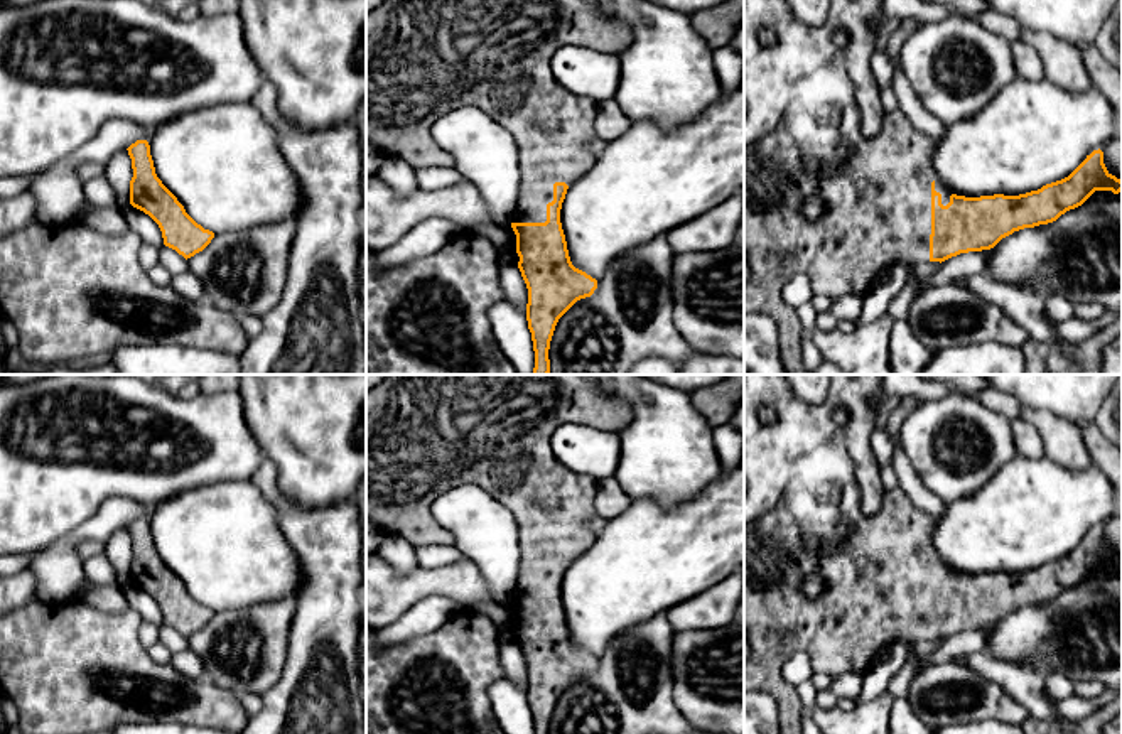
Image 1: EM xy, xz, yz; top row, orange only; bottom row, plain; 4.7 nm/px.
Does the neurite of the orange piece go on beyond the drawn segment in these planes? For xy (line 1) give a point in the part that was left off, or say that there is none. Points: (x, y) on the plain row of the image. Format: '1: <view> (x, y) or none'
1: none

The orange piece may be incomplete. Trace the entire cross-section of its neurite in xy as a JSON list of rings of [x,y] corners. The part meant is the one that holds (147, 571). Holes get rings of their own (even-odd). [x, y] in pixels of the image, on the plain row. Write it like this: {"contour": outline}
{"contour": [[[137,518],[127,528],[133,547],[130,582],[148,592],[159,602],[164,623],[186,638],[202,629],[214,611],[197,602],[157,555],[148,520]]]}

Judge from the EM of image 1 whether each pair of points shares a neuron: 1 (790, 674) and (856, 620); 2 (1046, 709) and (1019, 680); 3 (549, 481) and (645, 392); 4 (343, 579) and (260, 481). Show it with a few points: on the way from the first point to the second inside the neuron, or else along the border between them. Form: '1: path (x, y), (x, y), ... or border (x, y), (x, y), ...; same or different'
1: border (802, 650), (782, 669), (782, 675), (793, 687); different
2: path (1040, 702), (1026, 687); same
3: border (606, 392), (630, 405), (631, 420), (620, 432); different
4: path (331, 555), (284, 505); same

